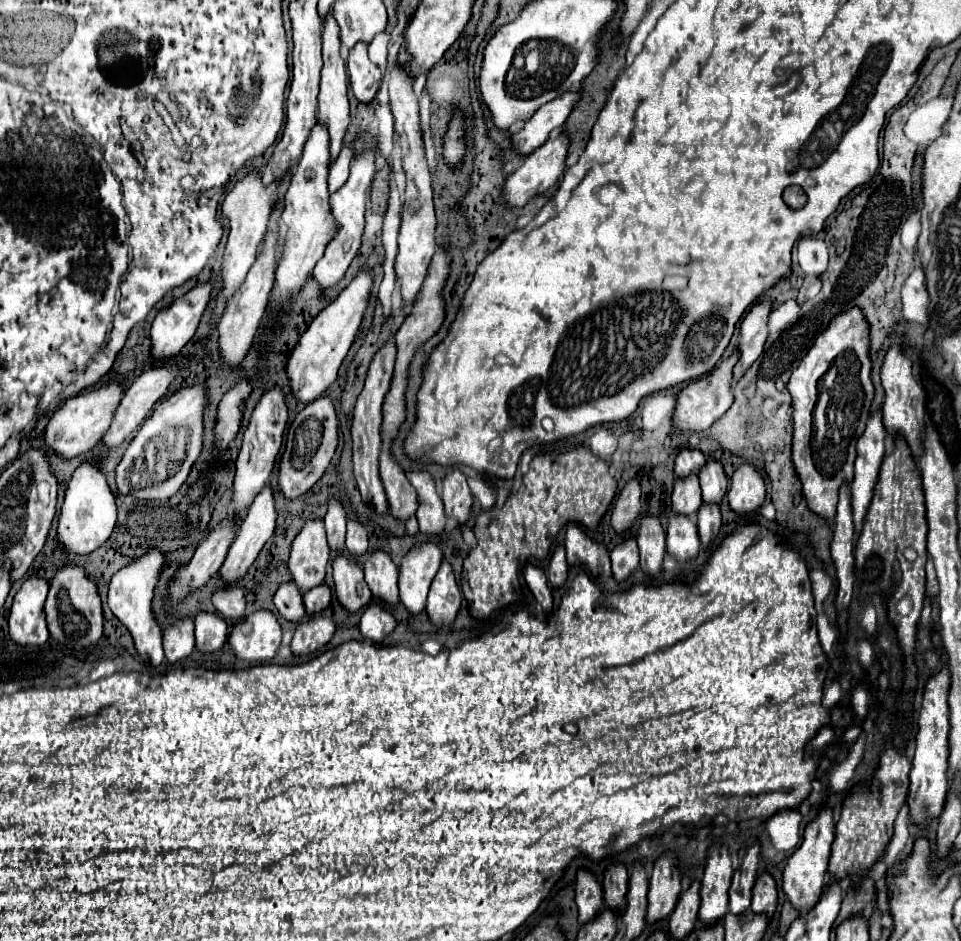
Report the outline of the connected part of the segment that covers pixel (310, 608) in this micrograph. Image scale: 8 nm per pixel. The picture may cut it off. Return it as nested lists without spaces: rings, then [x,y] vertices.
[[[326,583],[312,587],[310,591],[304,593],[304,607],[308,615],[318,615],[320,611],[324,611],[332,601],[332,591]]]

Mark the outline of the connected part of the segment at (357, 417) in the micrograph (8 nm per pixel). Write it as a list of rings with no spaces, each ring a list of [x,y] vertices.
[[[390,339],[374,357],[370,369],[368,369],[368,377],[366,377],[366,385],[358,397],[356,409],[354,409],[354,423],[352,423],[352,441],[354,441],[354,475],[358,481],[358,489],[362,493],[362,499],[368,501],[370,505],[374,505],[374,509],[378,513],[384,513],[388,509],[386,503],[386,493],[382,487],[382,479],[380,479],[380,471],[378,471],[378,453],[380,453],[380,423],[382,423],[382,403],[384,403],[384,395],[388,393],[390,387],[390,379],[392,379],[392,367],[396,361],[396,347],[394,347],[394,339]]]

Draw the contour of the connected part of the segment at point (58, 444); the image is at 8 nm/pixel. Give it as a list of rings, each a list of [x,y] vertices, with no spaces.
[[[104,383],[102,387],[94,387],[94,389],[86,389],[76,397],[70,397],[64,407],[60,407],[54,417],[50,419],[48,427],[46,427],[46,447],[54,449],[58,455],[62,455],[64,459],[76,457],[80,453],[86,453],[88,449],[92,449],[98,441],[102,441],[102,437],[106,435],[106,431],[110,429],[112,417],[126,393],[128,385],[124,383]]]

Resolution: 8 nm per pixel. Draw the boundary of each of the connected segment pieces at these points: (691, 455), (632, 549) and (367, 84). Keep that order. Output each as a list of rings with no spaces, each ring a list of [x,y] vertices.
[[[682,449],[676,457],[676,477],[698,473],[700,467],[704,465],[704,453],[698,449]]]
[[[628,537],[628,539],[620,541],[610,551],[610,559],[612,559],[612,573],[614,573],[616,581],[624,581],[638,567],[636,539],[634,537]]]
[[[356,43],[356,47],[350,49],[346,69],[348,69],[350,85],[356,99],[364,105],[372,103],[380,89],[382,73],[380,73],[380,67],[370,61],[366,43]]]

